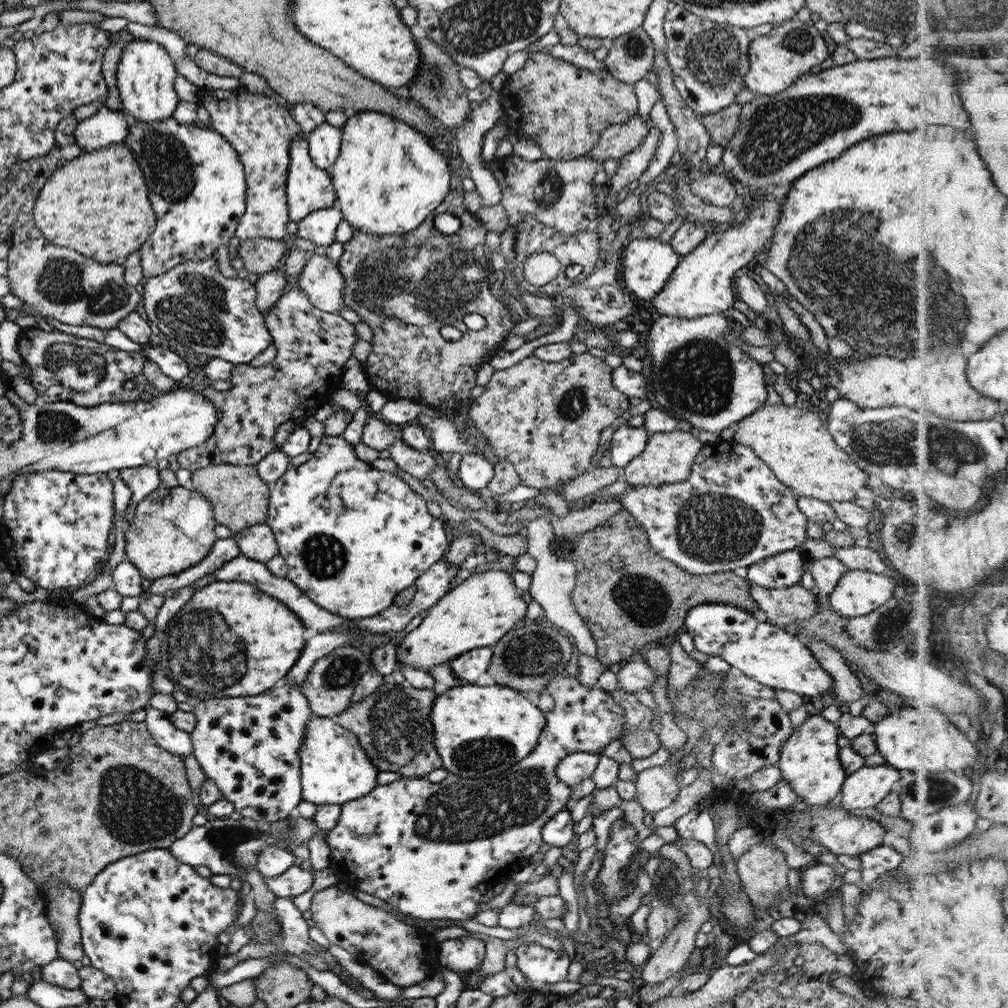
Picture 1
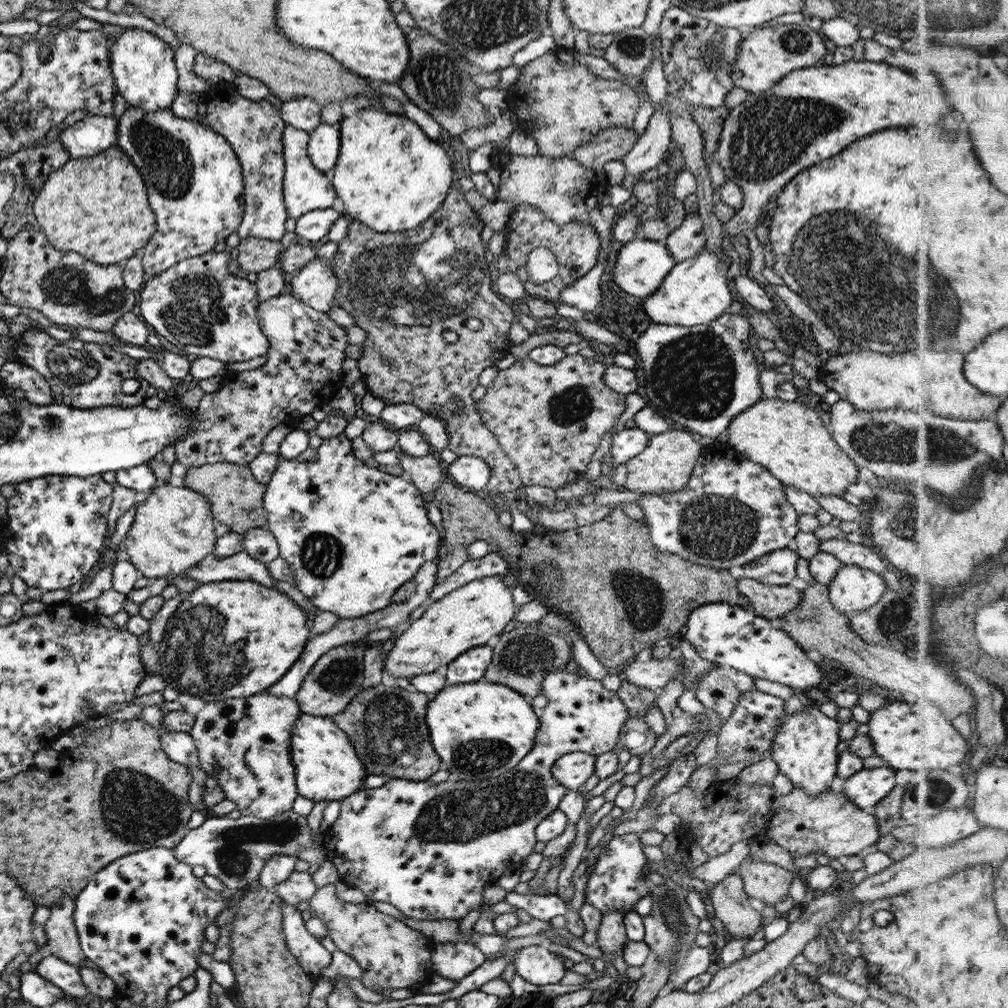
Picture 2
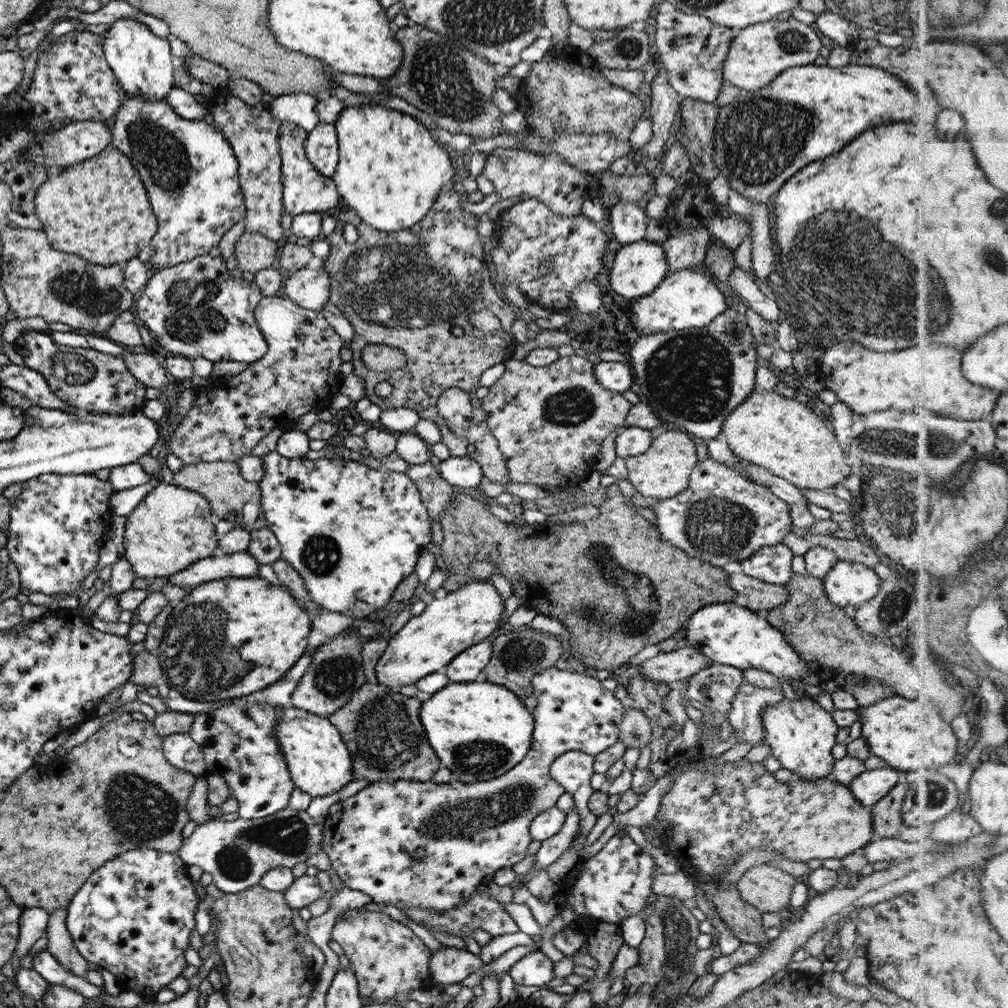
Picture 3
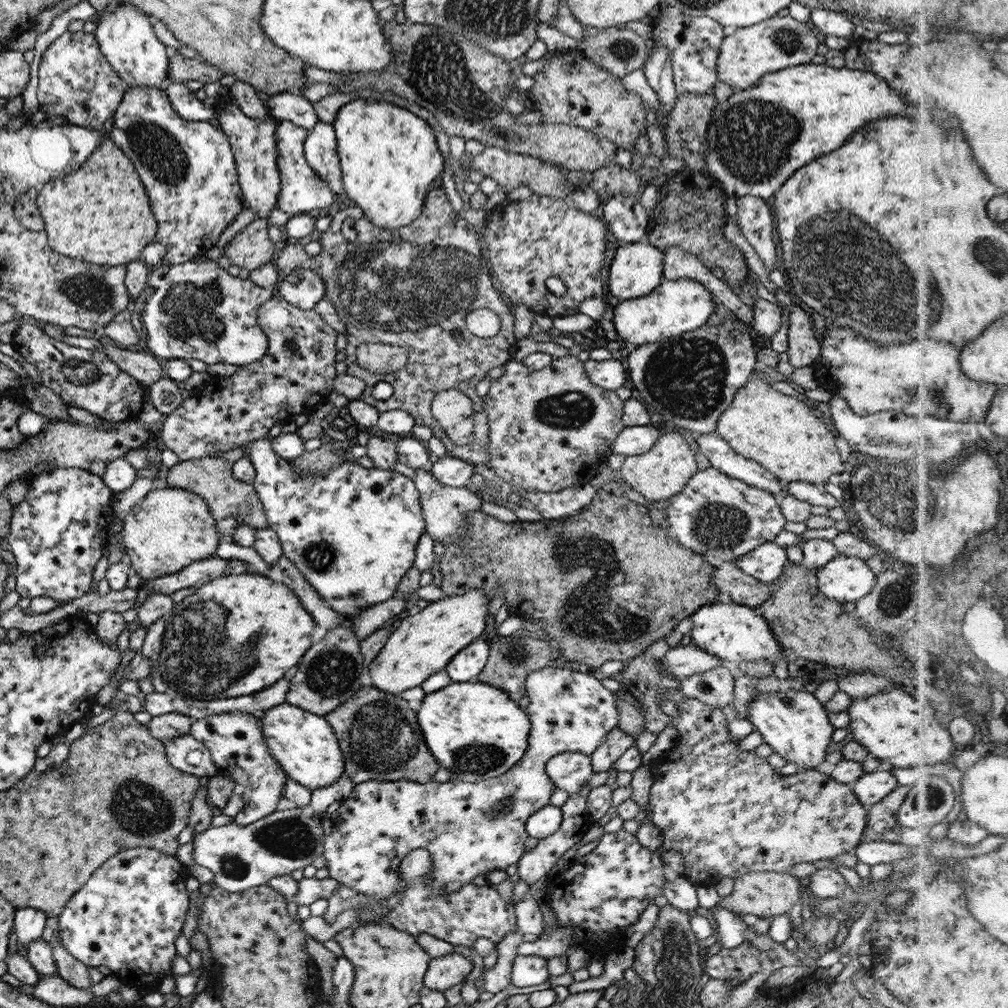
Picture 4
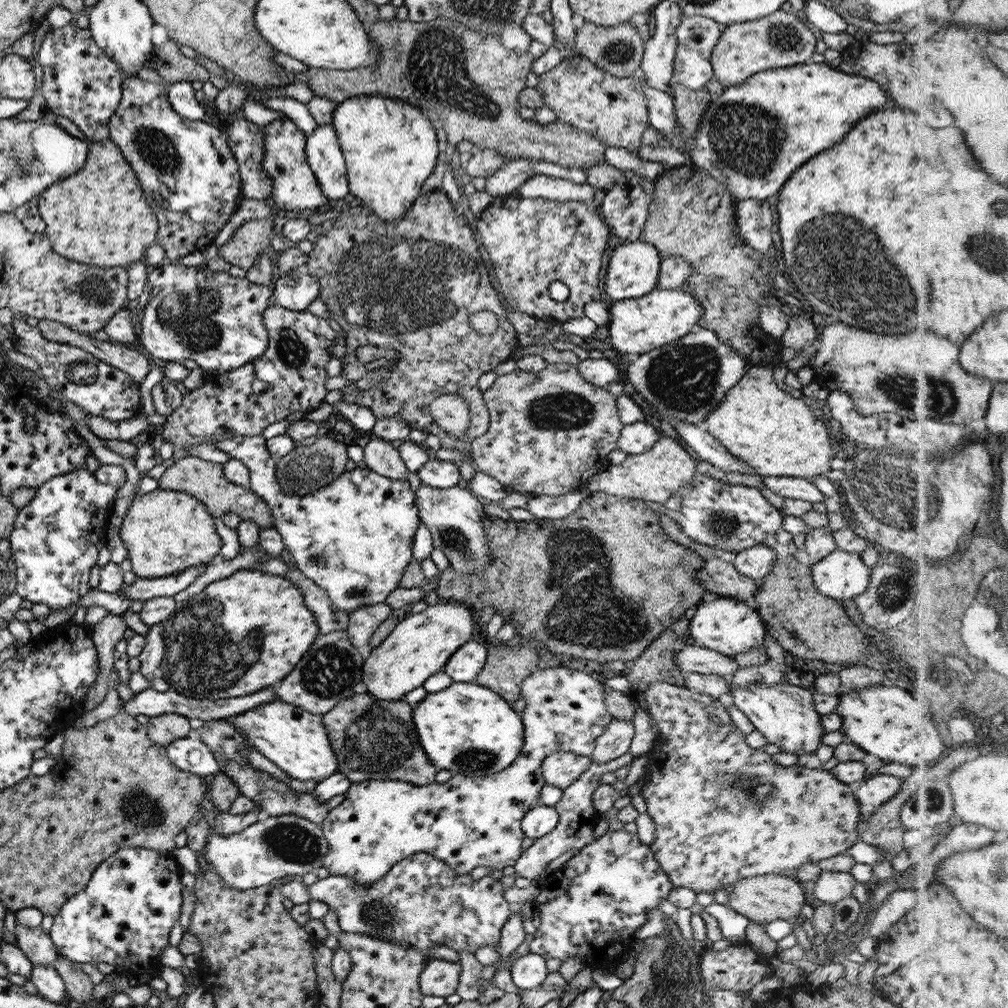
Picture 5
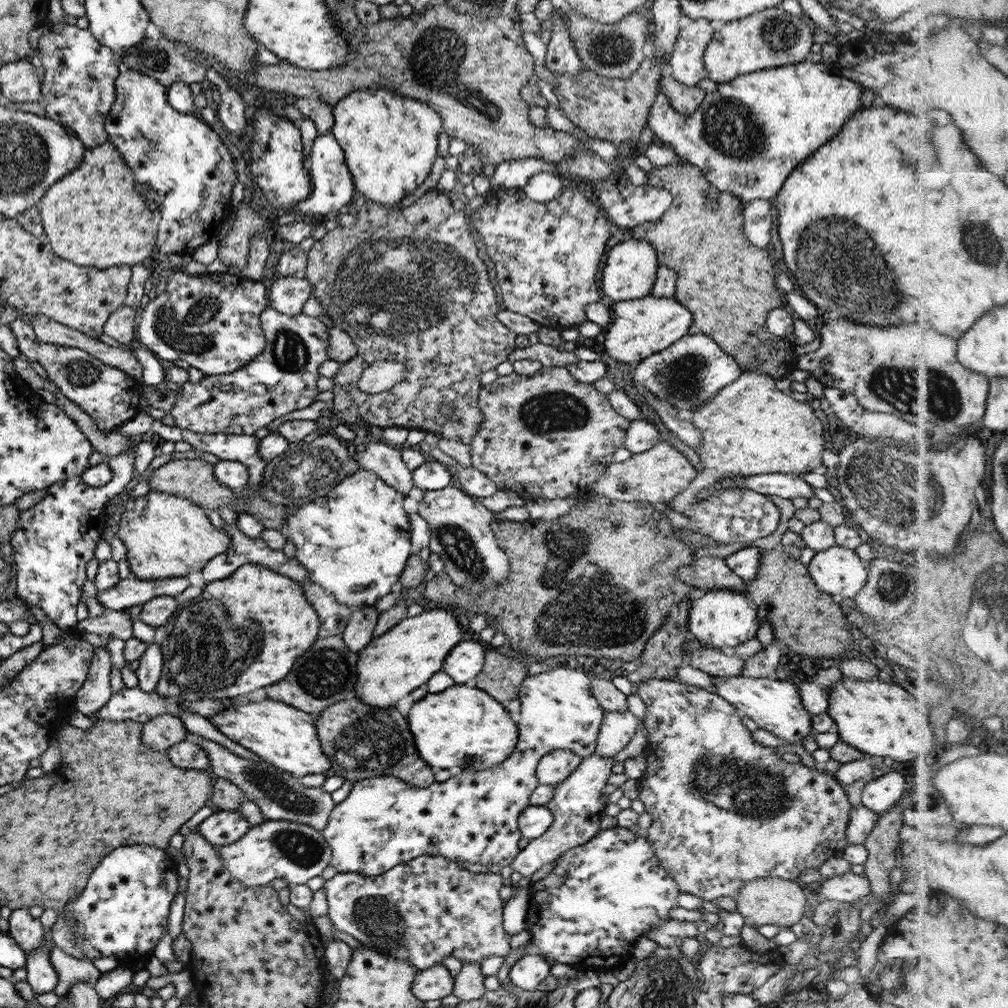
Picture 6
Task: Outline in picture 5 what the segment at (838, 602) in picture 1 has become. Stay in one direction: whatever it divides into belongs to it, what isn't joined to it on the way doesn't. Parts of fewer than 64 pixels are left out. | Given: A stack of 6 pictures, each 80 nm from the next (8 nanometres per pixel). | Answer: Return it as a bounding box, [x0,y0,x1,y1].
[810,548,870,603]

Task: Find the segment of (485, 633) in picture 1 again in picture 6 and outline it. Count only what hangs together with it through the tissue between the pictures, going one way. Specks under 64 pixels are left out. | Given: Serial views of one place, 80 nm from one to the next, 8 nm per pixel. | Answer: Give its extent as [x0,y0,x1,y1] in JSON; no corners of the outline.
[354,606,463,707]

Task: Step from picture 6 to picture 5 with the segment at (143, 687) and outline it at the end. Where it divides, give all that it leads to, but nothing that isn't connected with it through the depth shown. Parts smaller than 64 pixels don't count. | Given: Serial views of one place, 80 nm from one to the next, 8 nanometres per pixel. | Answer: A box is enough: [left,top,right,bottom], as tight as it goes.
[137,623,165,681]

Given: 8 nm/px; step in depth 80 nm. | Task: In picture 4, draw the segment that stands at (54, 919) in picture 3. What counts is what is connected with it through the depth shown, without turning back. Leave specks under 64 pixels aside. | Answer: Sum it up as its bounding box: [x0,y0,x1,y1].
[48,919,91,990]

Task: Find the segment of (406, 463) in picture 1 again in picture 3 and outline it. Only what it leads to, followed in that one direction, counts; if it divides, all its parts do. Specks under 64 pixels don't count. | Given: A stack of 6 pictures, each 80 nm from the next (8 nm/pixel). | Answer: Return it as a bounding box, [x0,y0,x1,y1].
[404,459,455,519]

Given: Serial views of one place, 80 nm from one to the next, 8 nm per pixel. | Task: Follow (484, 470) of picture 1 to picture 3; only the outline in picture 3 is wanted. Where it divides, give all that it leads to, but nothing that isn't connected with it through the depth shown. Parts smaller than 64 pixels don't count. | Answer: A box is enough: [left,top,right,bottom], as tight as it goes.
[437,456,485,489]

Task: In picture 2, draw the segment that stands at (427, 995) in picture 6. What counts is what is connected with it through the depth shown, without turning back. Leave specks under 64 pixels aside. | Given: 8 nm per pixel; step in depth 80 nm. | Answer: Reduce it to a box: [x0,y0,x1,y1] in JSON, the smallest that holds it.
[431,940,486,982]

